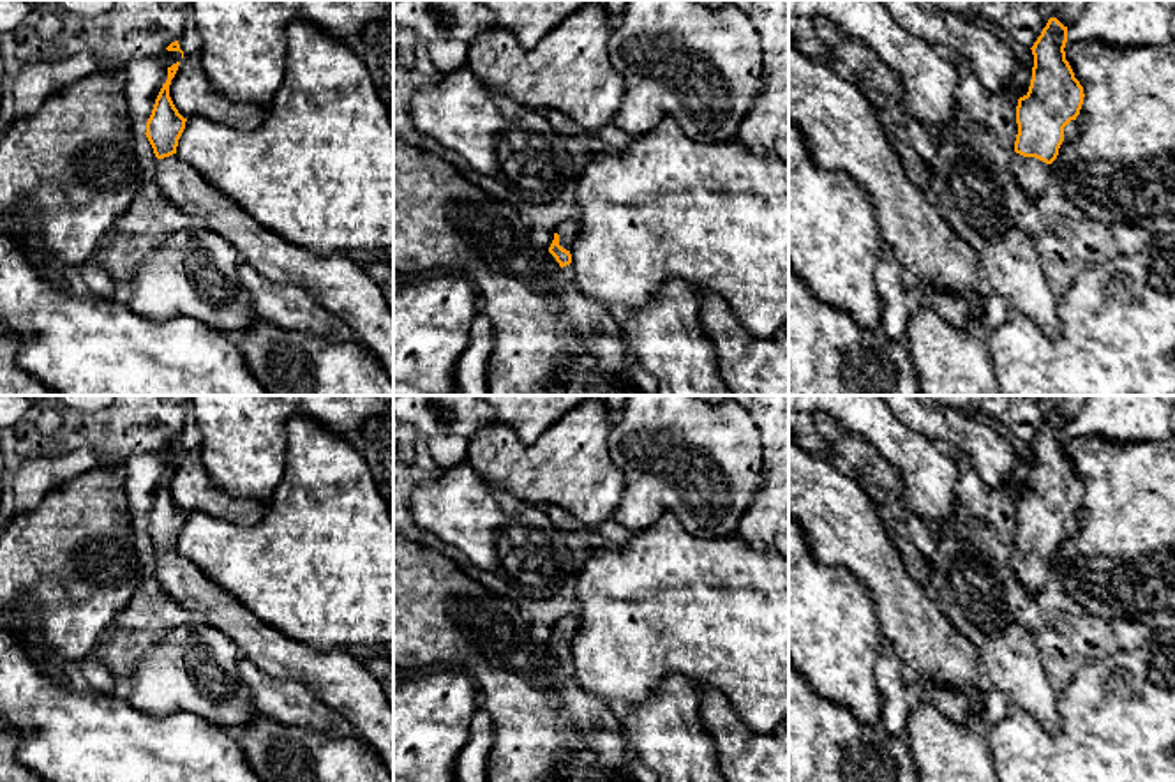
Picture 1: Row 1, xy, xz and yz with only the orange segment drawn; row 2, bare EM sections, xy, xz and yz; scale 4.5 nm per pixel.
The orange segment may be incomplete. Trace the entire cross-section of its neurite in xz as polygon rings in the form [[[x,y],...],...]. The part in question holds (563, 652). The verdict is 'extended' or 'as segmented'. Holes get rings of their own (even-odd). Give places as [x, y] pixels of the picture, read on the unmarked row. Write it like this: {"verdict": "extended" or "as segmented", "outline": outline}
{"verdict": "extended", "outline": [[[572,613],[554,623],[554,635],[549,643],[549,648],[556,653],[561,664],[572,658],[570,644],[577,637],[579,625],[580,620],[577,613]]]}

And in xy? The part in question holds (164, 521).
{"verdict": "extended", "outline": [[[178,461],[168,462],[145,528],[159,554],[153,577],[162,591],[198,611],[268,676],[303,683],[355,727],[393,777],[393,708],[365,664],[346,648],[318,650],[282,635],[176,551],[187,517],[169,493]]]}

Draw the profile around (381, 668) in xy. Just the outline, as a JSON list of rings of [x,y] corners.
[[[378,655],[367,660],[365,667],[381,683],[386,701],[393,708],[393,662],[385,655]]]

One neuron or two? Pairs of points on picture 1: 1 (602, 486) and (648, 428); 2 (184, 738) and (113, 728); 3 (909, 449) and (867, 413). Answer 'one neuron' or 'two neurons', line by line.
1: two neurons
2: one neuron
3: one neuron

